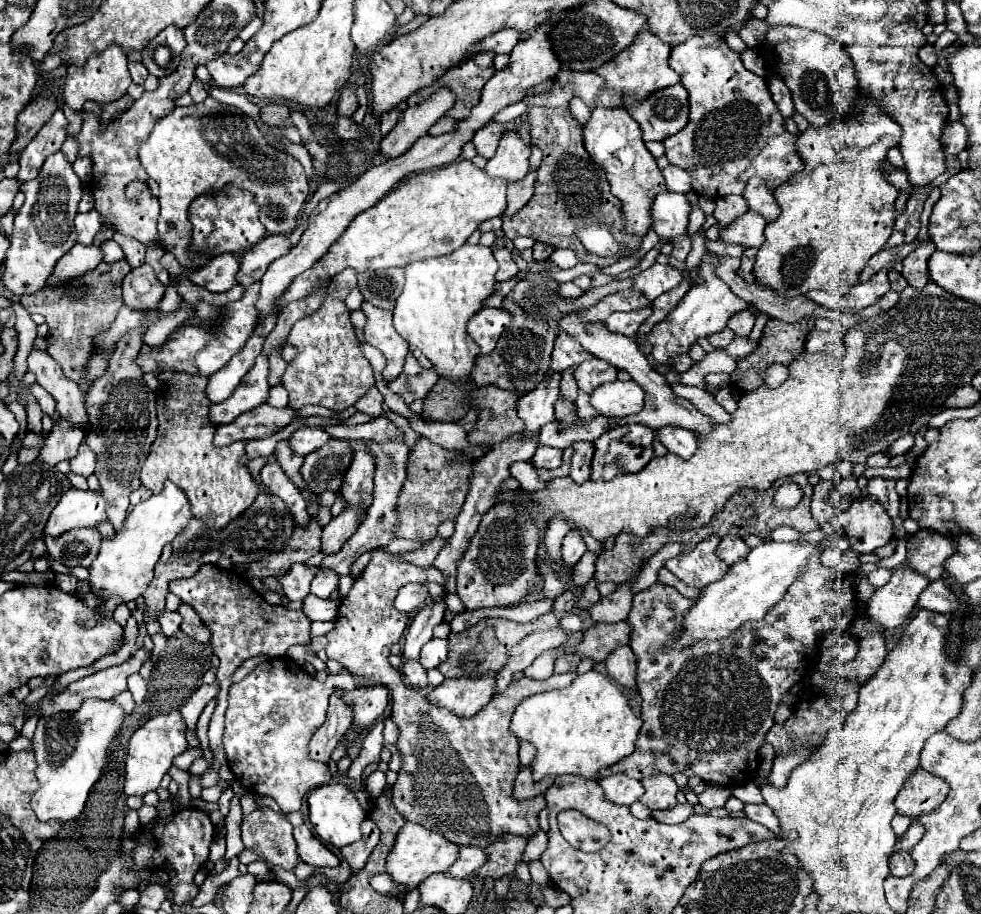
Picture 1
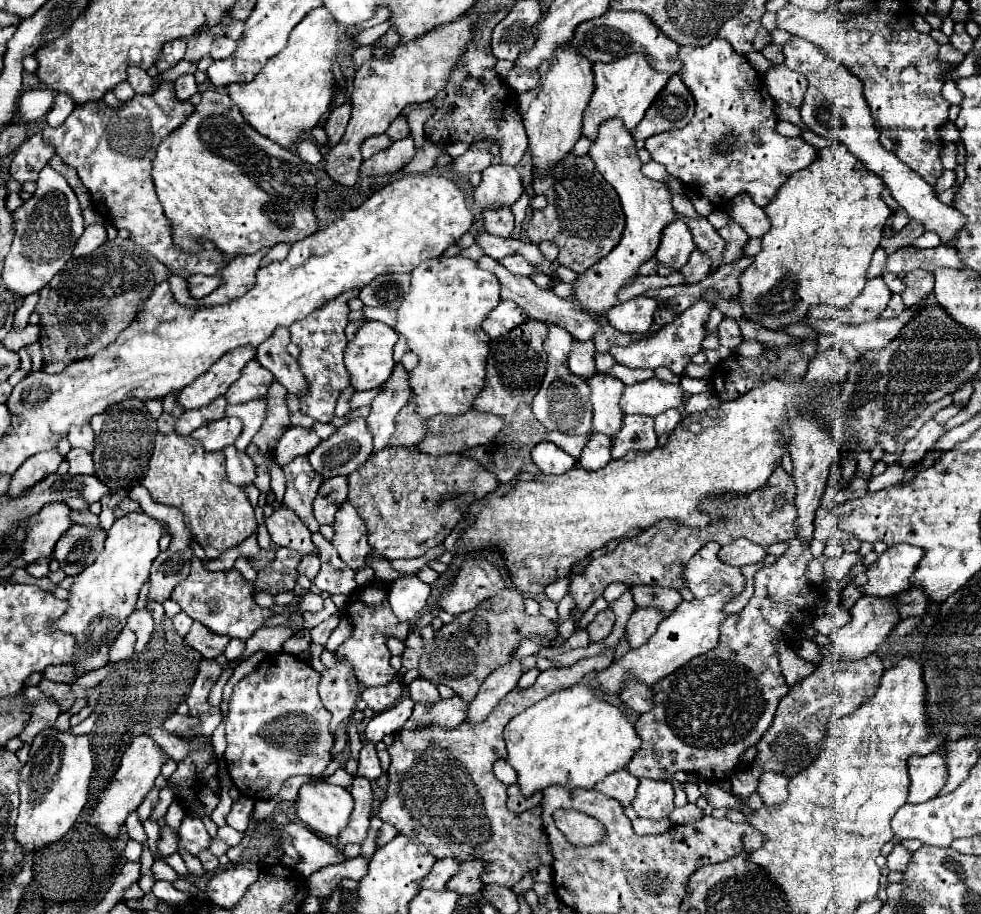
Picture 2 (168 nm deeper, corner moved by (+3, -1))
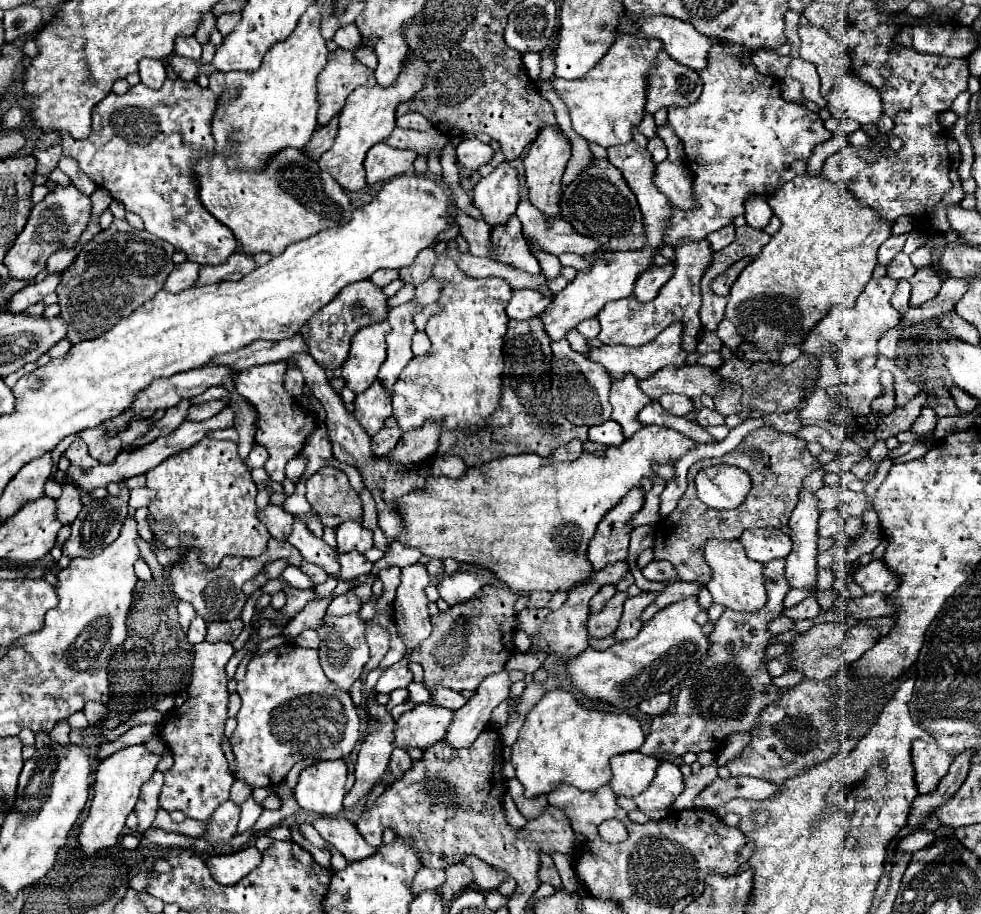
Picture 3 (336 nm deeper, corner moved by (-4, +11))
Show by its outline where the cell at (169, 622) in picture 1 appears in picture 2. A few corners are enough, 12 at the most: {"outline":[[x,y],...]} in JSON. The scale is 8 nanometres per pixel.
{"outline":[[183,611],[171,621],[181,637],[189,631],[193,621]]}

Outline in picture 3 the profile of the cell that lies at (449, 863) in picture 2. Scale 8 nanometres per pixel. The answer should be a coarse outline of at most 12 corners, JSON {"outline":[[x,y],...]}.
{"outline":[[420,867],[412,881],[412,895],[438,889],[444,871]]}

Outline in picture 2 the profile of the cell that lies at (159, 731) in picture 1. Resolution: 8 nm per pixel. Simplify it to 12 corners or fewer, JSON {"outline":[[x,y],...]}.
{"outline":[[137,735],[91,823],[117,837],[155,785],[165,751]]}

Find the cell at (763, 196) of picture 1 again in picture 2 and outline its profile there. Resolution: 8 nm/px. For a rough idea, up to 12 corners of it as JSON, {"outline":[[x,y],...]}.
{"outline":[[749,193],[731,199],[727,213],[749,237],[763,237],[771,221]]}

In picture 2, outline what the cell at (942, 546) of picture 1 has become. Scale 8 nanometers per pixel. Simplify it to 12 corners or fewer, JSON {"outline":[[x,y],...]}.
{"outline":[[889,547],[861,593],[895,597],[911,587],[921,547]]}

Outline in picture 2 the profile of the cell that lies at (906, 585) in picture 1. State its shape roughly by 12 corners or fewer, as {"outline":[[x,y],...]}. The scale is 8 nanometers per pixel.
{"outline":[[863,595],[829,655],[863,659],[901,621],[895,599]]}

